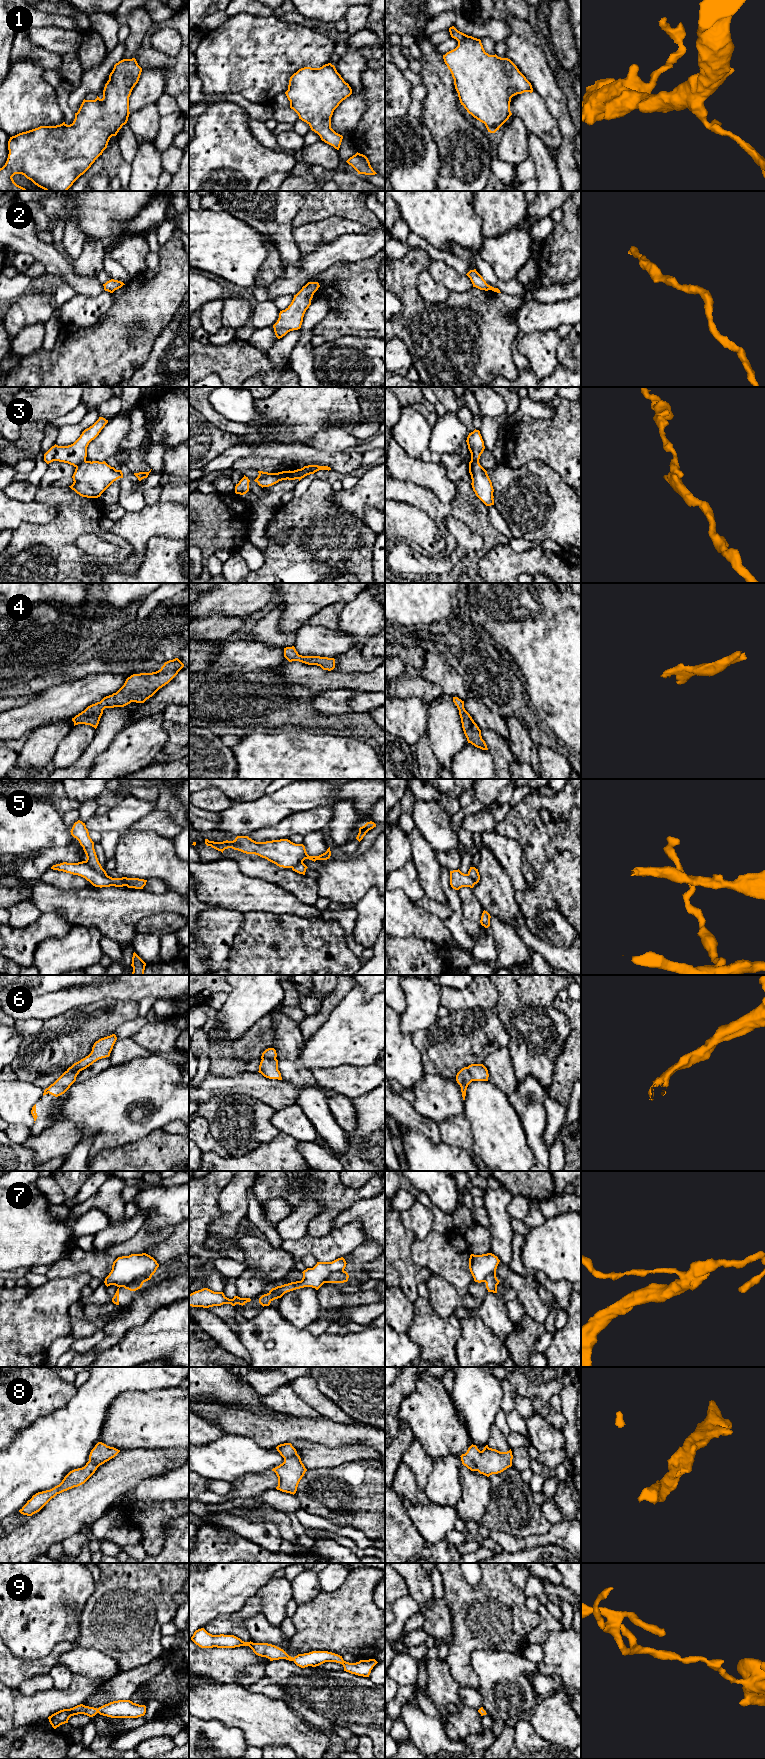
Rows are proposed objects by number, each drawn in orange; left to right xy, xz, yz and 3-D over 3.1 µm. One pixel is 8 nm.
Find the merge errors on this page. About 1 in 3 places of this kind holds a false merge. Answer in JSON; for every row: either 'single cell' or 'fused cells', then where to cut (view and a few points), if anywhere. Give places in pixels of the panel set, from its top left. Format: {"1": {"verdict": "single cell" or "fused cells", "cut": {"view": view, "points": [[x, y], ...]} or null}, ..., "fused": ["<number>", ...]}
{"1": {"verdict": "single cell", "cut": null}, "2": {"verdict": "single cell", "cut": null}, "3": {"verdict": "fused cells", "cut": {"view": "xy", "points": [[85, 460], [75, 466]]}}, "4": {"verdict": "single cell", "cut": null}, "5": {"verdict": "fused cells", "cut": {"view": "xy", "points": [[86, 860], [96, 871], [107, 876]]}}, "6": {"verdict": "single cell", "cut": null}, "7": {"verdict": "fused cells", "cut": {"view": "xy", "points": [[151, 1275], [139, 1276], [124, 1287]]}}, "8": {"verdict": "single cell", "cut": null}, "9": {"verdict": "single cell", "cut": null}, "fused": ["3", "5", "7"]}

